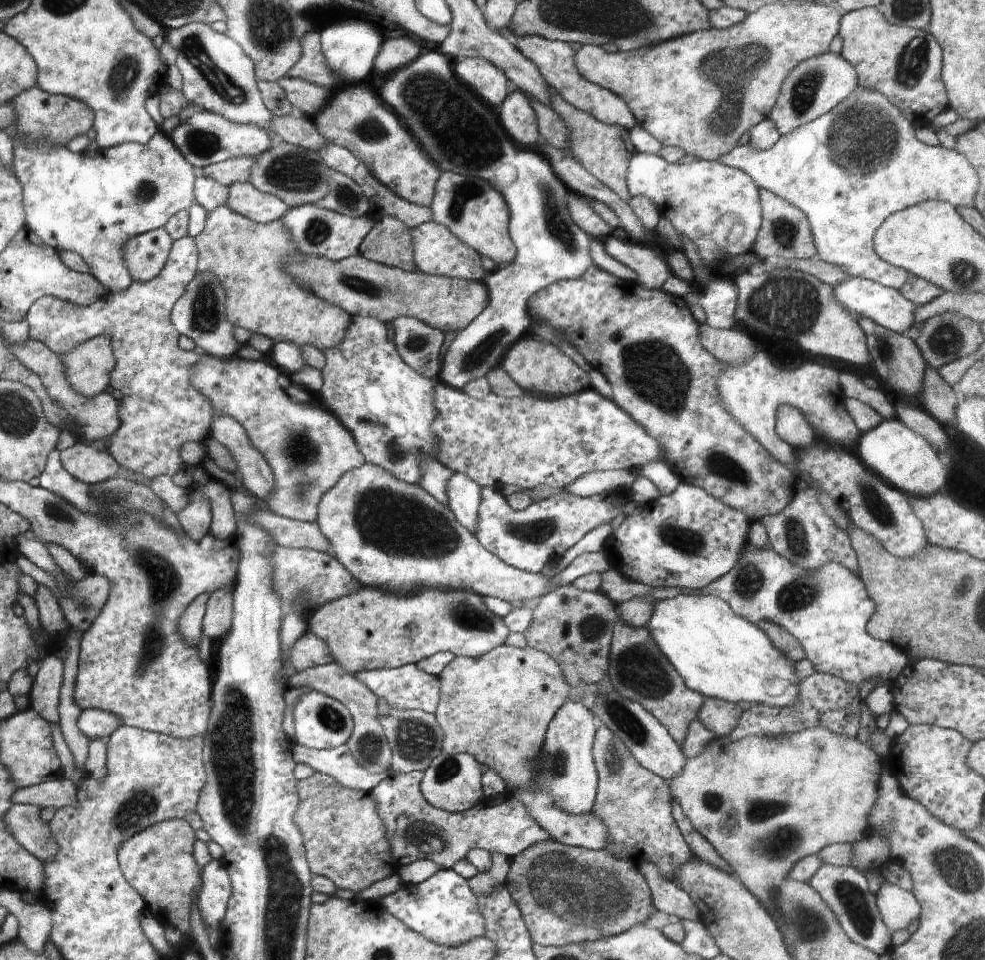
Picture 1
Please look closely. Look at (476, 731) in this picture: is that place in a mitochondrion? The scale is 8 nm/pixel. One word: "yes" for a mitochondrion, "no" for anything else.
no

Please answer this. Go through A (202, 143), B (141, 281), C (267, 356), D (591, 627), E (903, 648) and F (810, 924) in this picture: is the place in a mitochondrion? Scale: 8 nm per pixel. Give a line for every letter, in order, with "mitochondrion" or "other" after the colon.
A: mitochondrion
B: other
C: other
D: mitochondrion
E: other
F: mitochondrion

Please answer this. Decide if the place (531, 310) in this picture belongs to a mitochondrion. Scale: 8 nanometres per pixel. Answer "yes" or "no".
no

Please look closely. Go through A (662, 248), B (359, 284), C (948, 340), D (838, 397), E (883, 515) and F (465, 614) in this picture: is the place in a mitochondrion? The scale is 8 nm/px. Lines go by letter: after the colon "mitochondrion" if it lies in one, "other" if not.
A: other
B: mitochondrion
C: mitochondrion
D: other
E: mitochondrion
F: mitochondrion

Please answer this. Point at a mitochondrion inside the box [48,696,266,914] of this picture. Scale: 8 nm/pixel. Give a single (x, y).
(140, 805)

